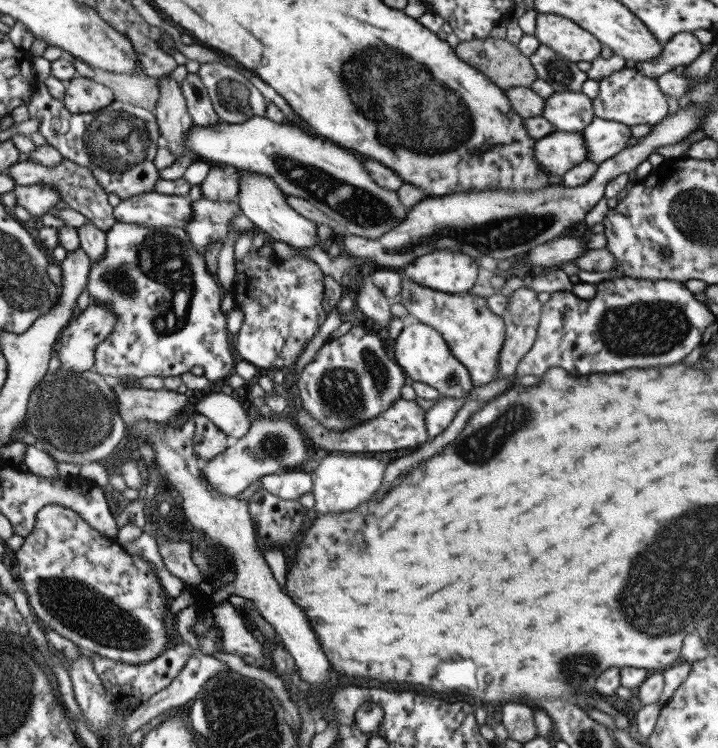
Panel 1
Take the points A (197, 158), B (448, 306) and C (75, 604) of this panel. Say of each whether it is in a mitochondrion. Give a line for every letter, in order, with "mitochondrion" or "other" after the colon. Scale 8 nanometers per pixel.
A: other
B: other
C: mitochondrion

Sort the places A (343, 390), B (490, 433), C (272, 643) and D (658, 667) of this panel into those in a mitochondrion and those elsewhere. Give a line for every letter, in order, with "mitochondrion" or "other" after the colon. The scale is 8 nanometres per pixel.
A: mitochondrion
B: mitochondrion
C: other
D: other

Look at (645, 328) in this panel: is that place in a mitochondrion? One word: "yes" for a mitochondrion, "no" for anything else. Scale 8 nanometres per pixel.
yes

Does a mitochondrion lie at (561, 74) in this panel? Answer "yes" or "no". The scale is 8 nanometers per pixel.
yes

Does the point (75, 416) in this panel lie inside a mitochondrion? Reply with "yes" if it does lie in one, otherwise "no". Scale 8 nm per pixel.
yes

